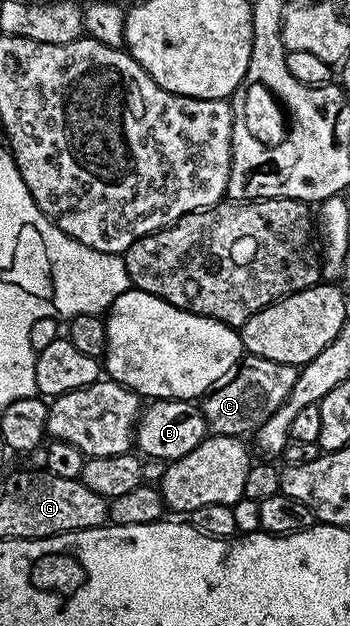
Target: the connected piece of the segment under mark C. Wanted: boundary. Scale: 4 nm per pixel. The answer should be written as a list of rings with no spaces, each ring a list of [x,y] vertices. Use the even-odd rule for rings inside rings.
[[[244,354],[239,364],[233,369],[229,369],[229,373],[217,377],[215,384],[201,396],[201,406],[208,432],[212,435],[250,436],[258,431],[261,425],[265,425],[265,421],[269,421],[269,417],[273,417],[273,413],[277,413],[277,409],[281,409],[281,405],[289,397],[289,393],[293,393],[293,385],[297,385],[298,376],[299,367],[294,363],[278,363],[269,361],[265,357]]]

